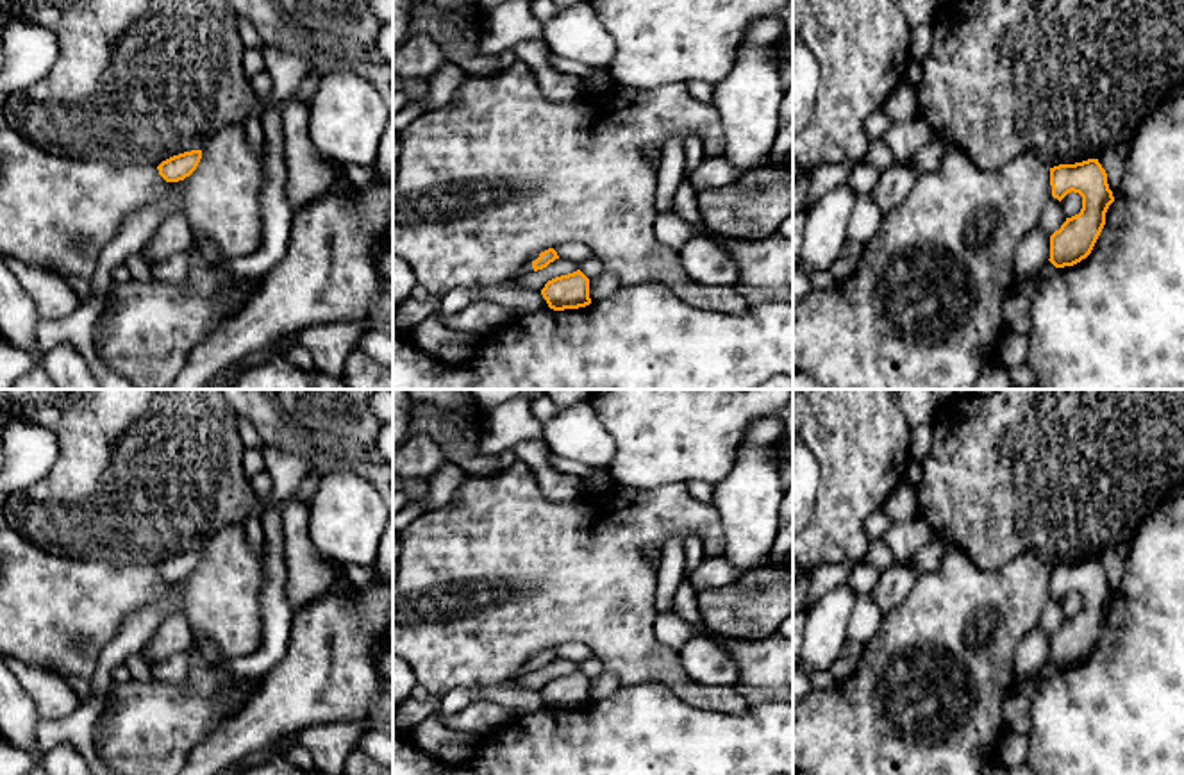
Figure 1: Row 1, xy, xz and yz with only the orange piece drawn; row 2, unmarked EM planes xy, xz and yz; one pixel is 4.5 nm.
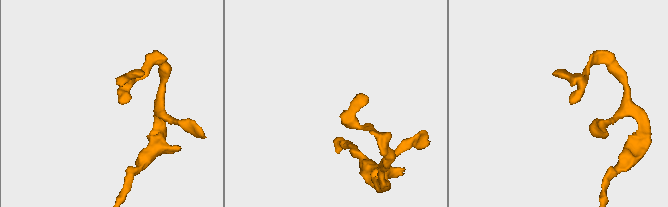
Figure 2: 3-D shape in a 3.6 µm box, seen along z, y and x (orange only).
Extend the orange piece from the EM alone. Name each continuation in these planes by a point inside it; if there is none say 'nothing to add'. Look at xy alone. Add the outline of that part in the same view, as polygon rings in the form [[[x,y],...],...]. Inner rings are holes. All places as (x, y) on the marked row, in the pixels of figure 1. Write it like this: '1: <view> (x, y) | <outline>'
nothing to add

